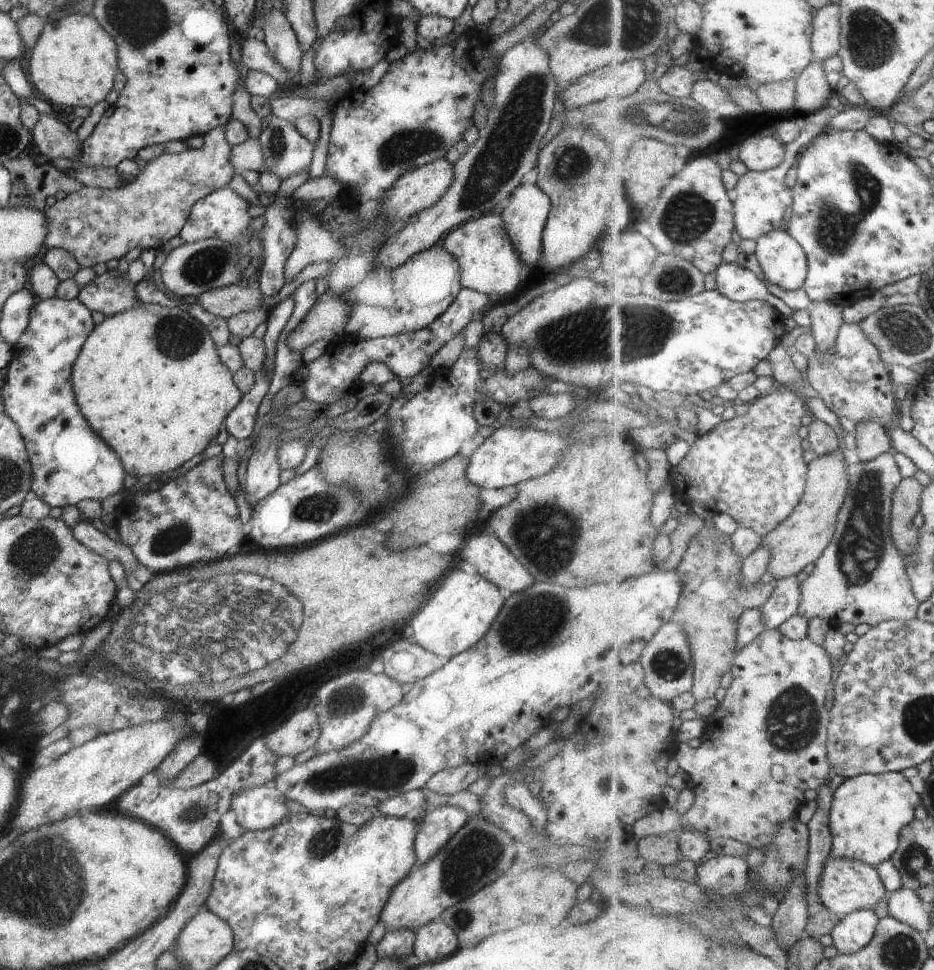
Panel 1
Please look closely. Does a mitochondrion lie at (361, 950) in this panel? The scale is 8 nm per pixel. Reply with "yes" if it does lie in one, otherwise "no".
no

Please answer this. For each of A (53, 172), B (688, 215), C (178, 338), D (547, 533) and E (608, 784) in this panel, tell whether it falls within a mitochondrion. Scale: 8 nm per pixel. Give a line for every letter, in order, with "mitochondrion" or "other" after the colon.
A: other
B: mitochondrion
C: mitochondrion
D: mitochondrion
E: mitochondrion

